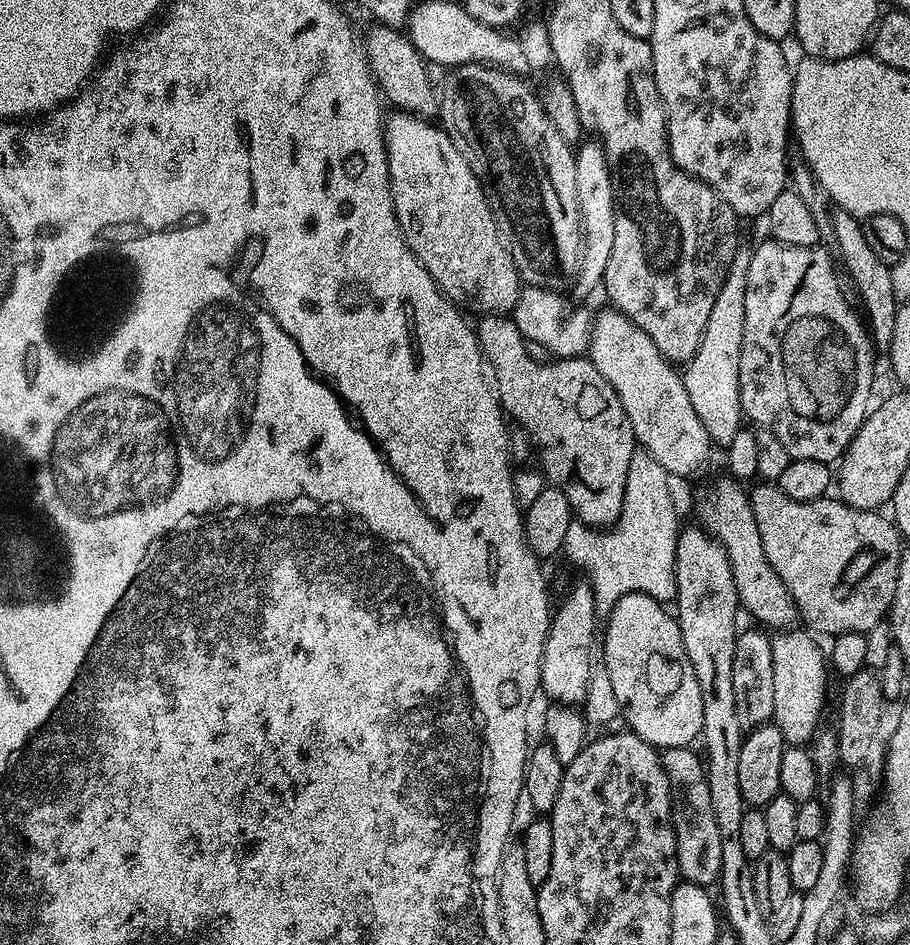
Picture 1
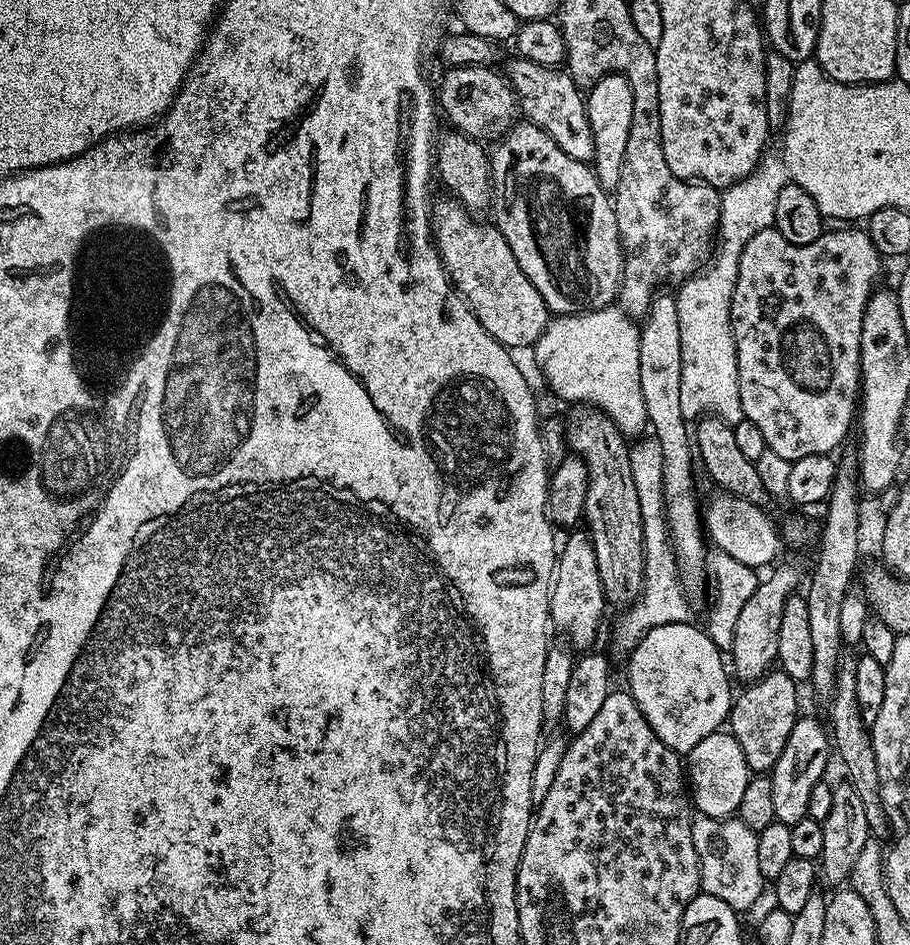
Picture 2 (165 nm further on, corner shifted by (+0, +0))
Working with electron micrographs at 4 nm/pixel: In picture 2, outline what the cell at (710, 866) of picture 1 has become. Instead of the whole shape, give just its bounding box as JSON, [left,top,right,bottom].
[693,815,766,914]

